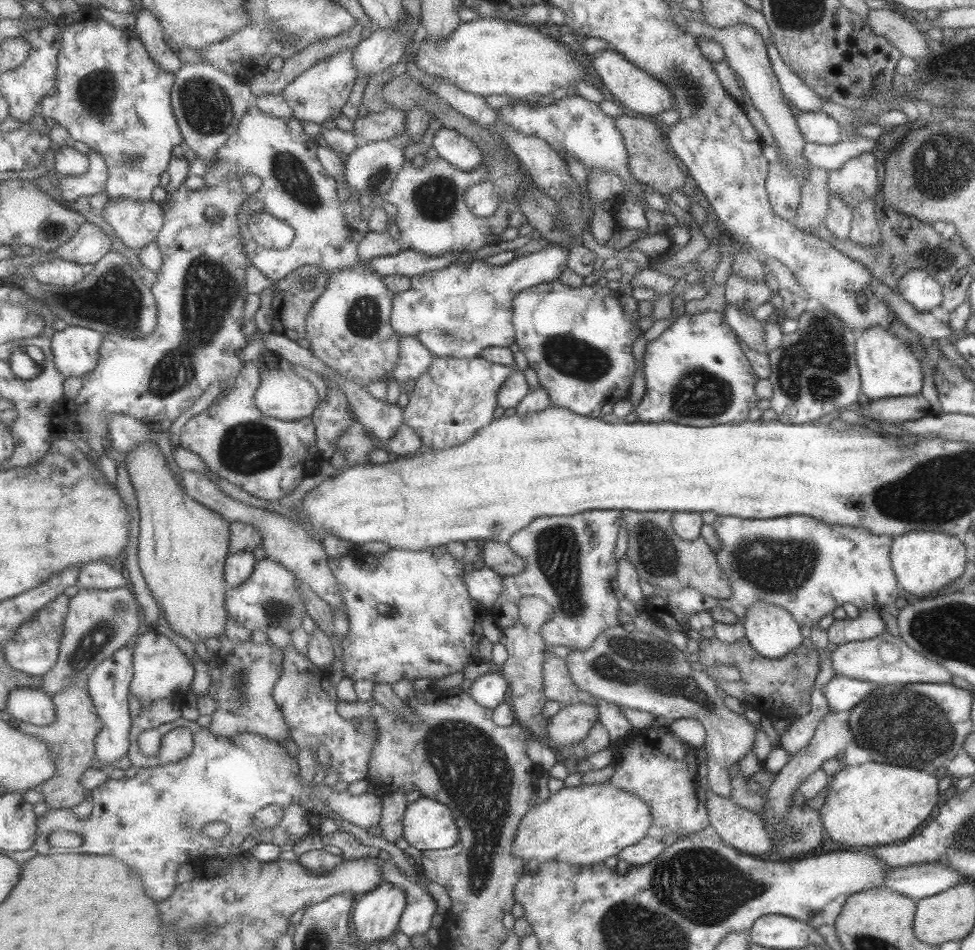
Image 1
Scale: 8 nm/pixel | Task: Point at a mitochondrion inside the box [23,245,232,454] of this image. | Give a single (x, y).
(115, 298)

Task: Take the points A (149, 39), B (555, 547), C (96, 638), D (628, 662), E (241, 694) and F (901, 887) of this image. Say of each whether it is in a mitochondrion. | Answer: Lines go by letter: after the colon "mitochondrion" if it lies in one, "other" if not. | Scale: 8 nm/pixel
A: other
B: mitochondrion
C: mitochondrion
D: mitochondrion
E: mitochondrion
F: other

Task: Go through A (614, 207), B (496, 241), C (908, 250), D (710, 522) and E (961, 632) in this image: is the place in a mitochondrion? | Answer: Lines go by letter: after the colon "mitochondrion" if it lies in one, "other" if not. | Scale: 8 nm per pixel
A: other
B: other
C: other
D: other
E: mitochondrion

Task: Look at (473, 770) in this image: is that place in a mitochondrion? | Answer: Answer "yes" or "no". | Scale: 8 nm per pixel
yes

